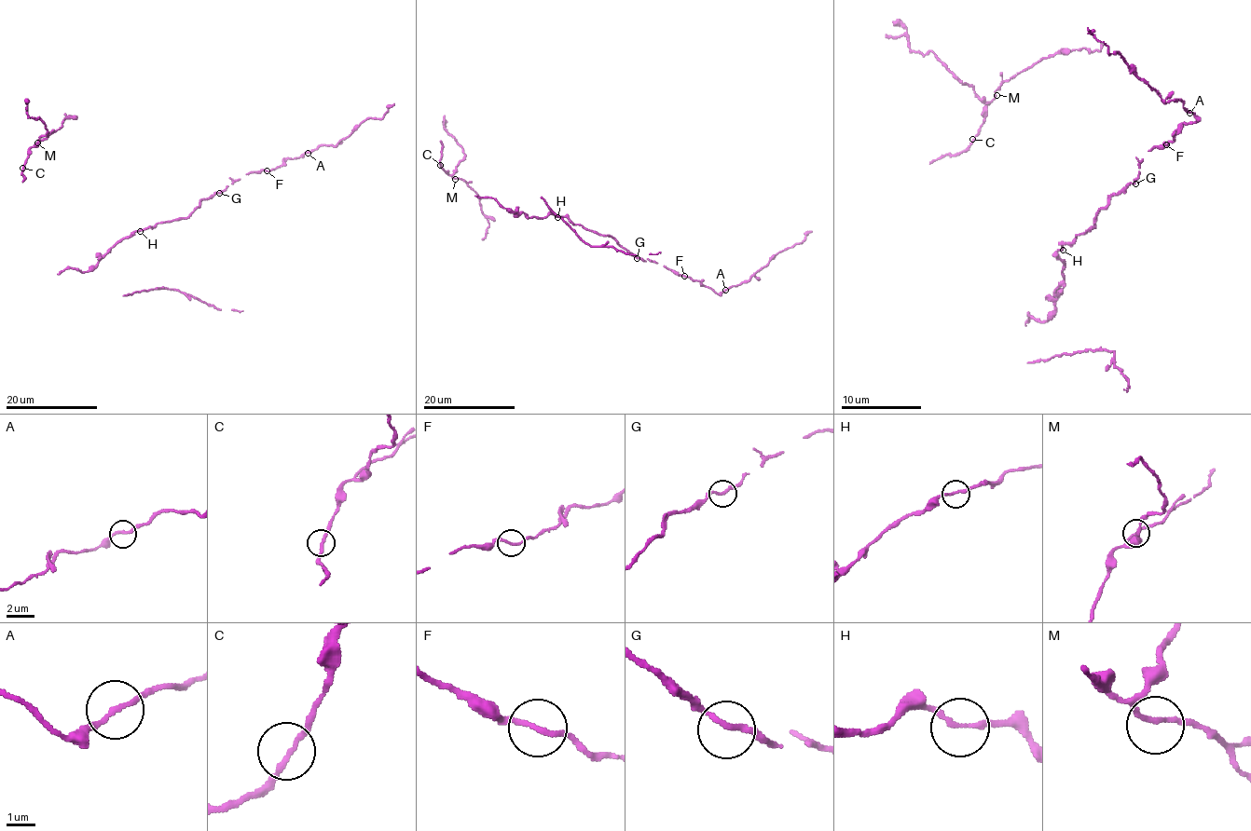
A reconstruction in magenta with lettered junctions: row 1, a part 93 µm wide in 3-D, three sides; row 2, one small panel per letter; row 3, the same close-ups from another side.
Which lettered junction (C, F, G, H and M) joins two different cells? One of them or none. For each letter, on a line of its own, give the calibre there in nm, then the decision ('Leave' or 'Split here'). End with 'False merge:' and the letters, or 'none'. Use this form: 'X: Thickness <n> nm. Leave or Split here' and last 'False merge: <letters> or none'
C: Thickness 200 nm. Leave
F: Thickness 170 nm. Split here
G: Thickness 190 nm. Leave
H: Thickness 180 nm. Leave
M: Thickness 180 nm. Leave
False merge: F

